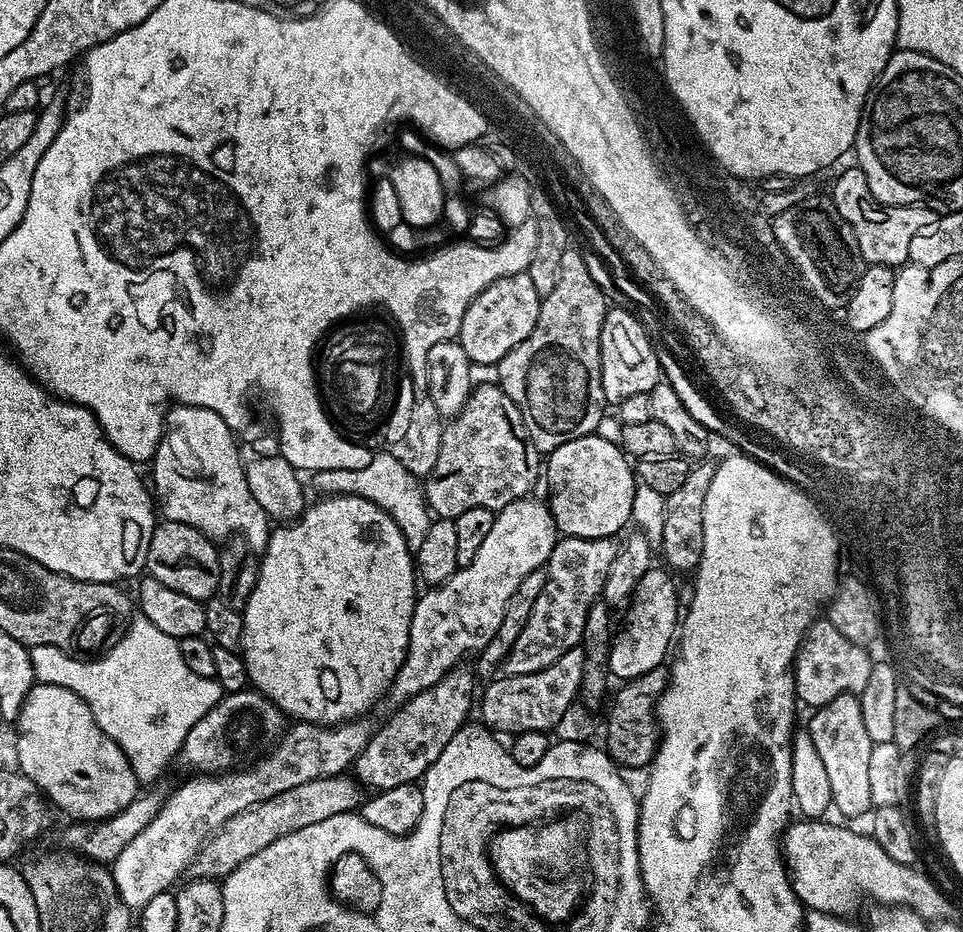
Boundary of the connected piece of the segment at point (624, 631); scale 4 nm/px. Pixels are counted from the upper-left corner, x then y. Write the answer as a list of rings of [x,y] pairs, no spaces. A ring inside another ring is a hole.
[[[653,566],[646,574],[642,574],[626,605],[628,617],[624,625],[618,628],[609,647],[607,669],[615,679],[617,676],[617,681],[633,680],[646,674],[646,670],[661,667],[665,663],[664,655],[668,647],[669,652],[673,647],[678,621],[682,616],[682,604],[676,601],[676,584],[671,580],[673,577],[663,567],[659,567]]]

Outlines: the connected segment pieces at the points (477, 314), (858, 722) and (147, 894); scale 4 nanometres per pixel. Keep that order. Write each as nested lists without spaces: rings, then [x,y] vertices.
[[[526,270],[490,282],[490,286],[486,286],[486,290],[482,290],[482,294],[470,302],[462,318],[458,339],[468,359],[473,364],[499,364],[501,358],[518,346],[518,342],[530,338],[534,322],[538,322],[541,299]]]
[[[847,692],[838,694],[826,706],[815,709],[811,713],[812,721],[806,724],[810,738],[814,738],[814,746],[822,757],[822,767],[830,778],[830,794],[832,808],[844,816],[867,817],[874,805],[870,798],[870,750],[873,742],[870,734],[866,734],[866,726],[862,722],[862,706],[859,695]]]
[[[357,718],[331,726],[296,722],[271,751],[243,770],[193,775],[193,780],[170,793],[168,800],[166,796],[150,826],[130,838],[122,846],[122,854],[111,861],[110,871],[121,902],[129,910],[138,910],[154,894],[169,891],[185,875],[200,847],[234,814],[242,814],[242,810],[254,808],[258,802],[266,802],[266,798],[274,798],[274,794],[282,794],[282,790],[291,790],[304,782],[347,773],[368,741],[370,727],[366,721]]]

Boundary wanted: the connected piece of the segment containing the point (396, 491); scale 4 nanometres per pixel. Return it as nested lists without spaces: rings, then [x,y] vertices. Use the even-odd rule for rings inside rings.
[[[377,451],[372,461],[362,470],[322,470],[315,473],[314,480],[321,488],[321,493],[338,496],[361,496],[374,506],[382,506],[394,522],[398,522],[398,530],[406,538],[409,548],[422,546],[422,538],[426,538],[426,530],[430,523],[430,509],[424,498],[422,484],[389,452]]]

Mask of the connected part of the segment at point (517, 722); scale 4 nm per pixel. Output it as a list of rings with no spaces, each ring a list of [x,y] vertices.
[[[577,646],[566,650],[566,654],[562,654],[562,658],[558,658],[558,662],[554,662],[550,666],[546,666],[546,670],[538,670],[534,674],[518,674],[517,676],[501,675],[499,678],[493,679],[492,684],[484,692],[484,697],[479,697],[478,712],[480,708],[479,719],[493,733],[508,732],[507,734],[515,734],[517,732],[548,732],[555,729],[556,723],[562,717],[567,707],[577,703],[580,696],[580,682],[582,680],[582,670],[584,669],[584,649]]]

